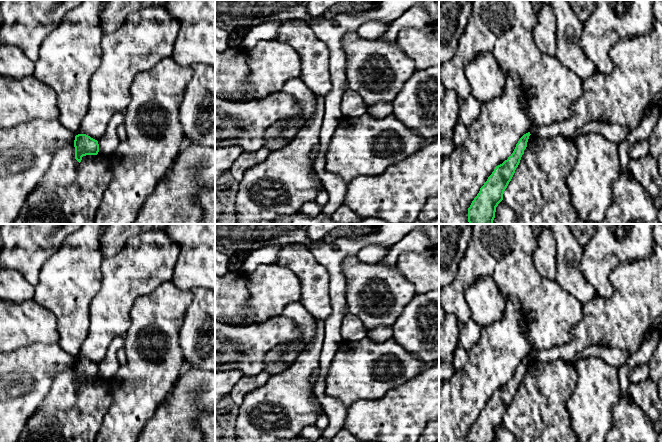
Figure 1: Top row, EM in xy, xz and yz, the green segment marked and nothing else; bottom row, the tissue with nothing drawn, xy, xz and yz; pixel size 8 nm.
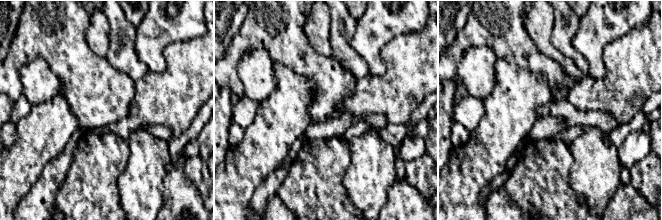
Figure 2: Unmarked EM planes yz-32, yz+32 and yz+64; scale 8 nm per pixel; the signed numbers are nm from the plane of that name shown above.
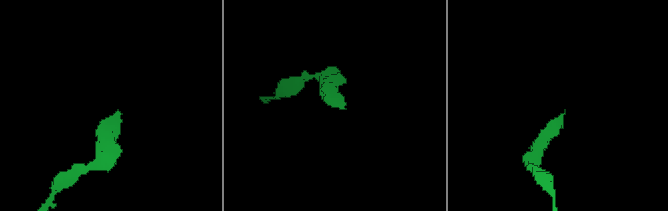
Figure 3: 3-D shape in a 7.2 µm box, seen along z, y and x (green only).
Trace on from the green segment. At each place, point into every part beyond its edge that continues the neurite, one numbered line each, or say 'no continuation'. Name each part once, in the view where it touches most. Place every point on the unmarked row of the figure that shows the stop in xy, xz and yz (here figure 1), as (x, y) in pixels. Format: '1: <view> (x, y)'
no continuation

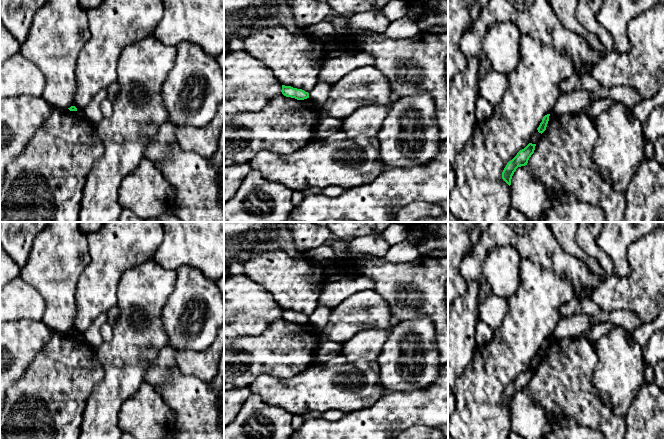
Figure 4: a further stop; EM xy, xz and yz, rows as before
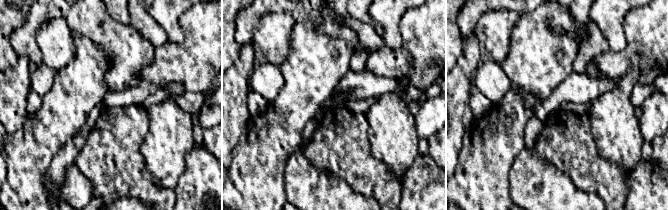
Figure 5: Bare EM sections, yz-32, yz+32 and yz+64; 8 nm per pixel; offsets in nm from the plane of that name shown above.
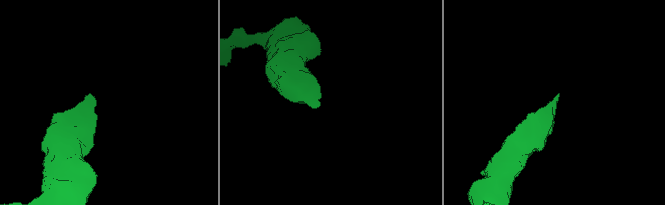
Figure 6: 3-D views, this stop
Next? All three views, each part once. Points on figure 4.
no continuation

